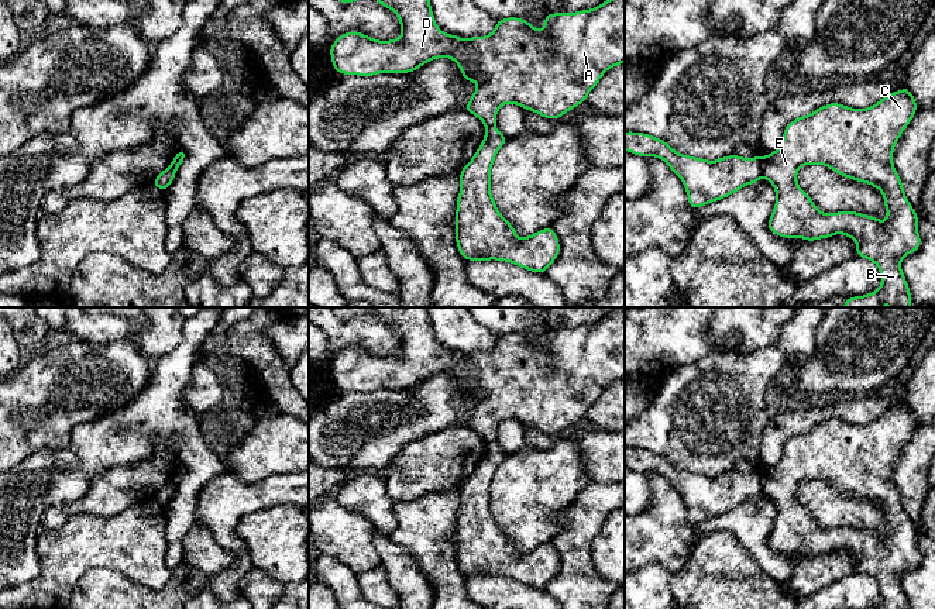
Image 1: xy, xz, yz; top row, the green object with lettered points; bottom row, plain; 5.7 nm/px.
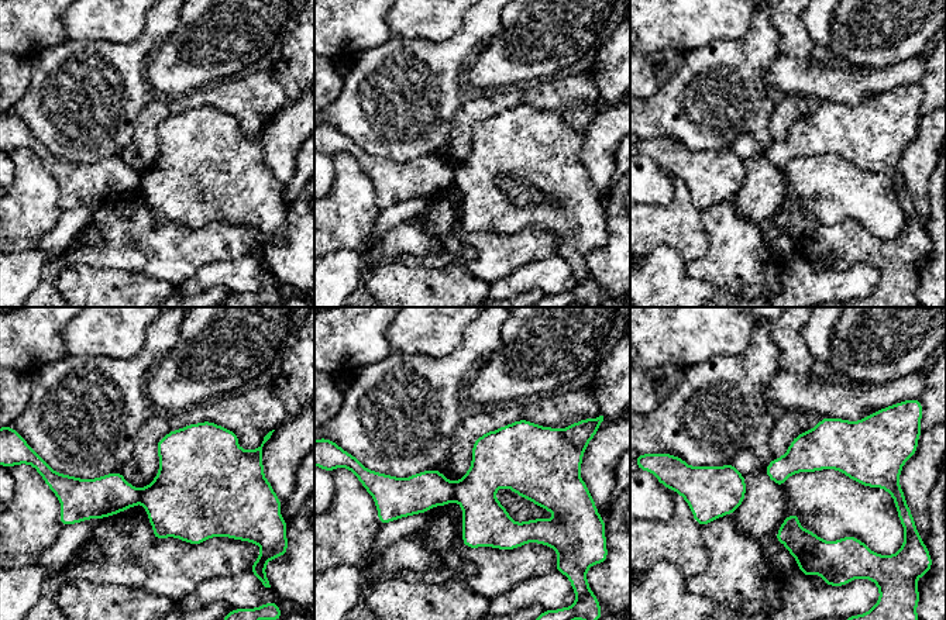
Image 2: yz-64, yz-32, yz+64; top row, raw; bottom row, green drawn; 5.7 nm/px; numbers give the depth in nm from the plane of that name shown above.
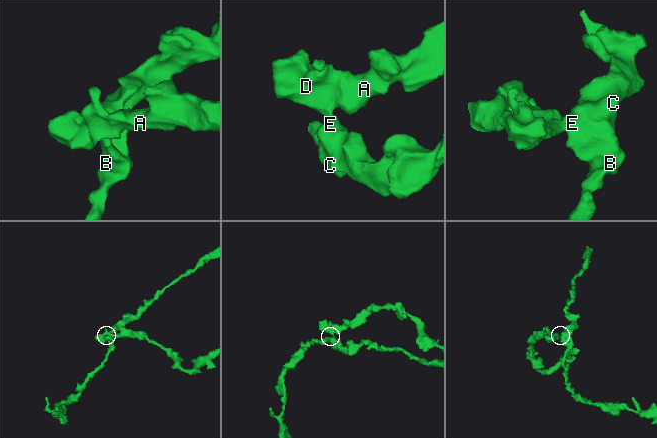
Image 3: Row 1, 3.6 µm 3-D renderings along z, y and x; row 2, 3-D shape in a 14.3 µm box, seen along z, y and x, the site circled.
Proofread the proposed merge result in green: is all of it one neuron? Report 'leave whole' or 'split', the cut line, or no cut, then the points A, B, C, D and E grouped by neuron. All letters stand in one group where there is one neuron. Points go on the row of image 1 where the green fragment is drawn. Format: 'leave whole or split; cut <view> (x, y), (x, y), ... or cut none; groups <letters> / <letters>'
split; cut yz (758, 158), (763, 175); groups A D / B C E

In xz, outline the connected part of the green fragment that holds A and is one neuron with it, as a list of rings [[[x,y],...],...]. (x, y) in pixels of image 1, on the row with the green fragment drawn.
[[[430,0],[377,1],[395,11],[402,35],[379,41],[358,31],[341,34],[329,49],[334,70],[365,78],[401,75],[415,72],[433,59],[450,58],[465,80],[478,85],[464,110],[478,117],[487,128],[495,125],[503,104],[518,104],[547,120],[560,118],[587,102],[608,69],[625,62],[625,0],[605,0],[575,13],[546,14],[543,30],[519,17],[501,18],[491,34],[465,39],[437,27]]]

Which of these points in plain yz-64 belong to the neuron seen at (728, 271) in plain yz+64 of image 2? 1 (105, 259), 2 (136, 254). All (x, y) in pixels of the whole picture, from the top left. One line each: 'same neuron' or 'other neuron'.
1: other neuron
2: other neuron

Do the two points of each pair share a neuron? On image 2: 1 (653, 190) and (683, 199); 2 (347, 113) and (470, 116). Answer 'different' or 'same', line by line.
1: different
2: different

